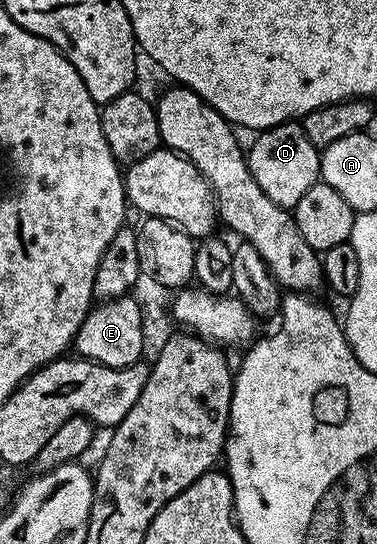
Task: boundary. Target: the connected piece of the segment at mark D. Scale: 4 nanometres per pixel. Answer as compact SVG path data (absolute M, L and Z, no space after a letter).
M296 120L285 121L282 125L272 125L270 129L258 132L253 141L253 146L248 146L247 160L249 170L263 187L263 195L271 199L279 207L292 210L293 206L307 195L312 185L318 184L321 176L321 154L307 139L303 127Z

